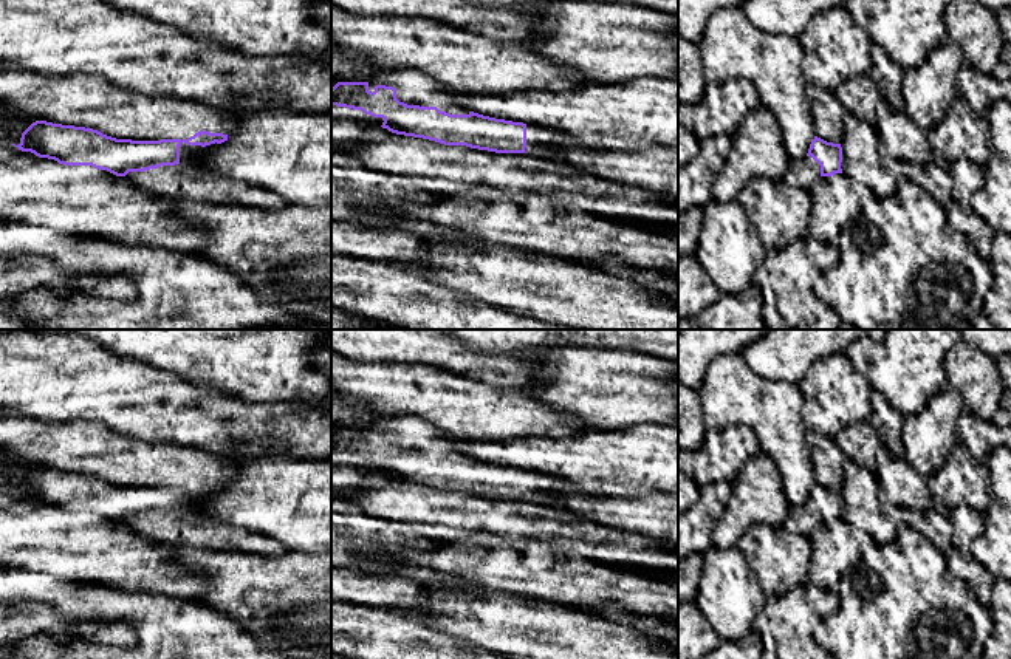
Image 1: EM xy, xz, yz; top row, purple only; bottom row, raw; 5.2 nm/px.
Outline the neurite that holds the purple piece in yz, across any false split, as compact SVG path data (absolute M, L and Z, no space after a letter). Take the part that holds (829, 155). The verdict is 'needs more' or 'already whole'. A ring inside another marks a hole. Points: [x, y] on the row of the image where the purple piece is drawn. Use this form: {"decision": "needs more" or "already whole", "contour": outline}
{"decision": "needs more", "contour": "M817 136L810 144L802 159L793 159L783 179L793 187L810 189L821 176L842 173L841 144L827 142Z"}

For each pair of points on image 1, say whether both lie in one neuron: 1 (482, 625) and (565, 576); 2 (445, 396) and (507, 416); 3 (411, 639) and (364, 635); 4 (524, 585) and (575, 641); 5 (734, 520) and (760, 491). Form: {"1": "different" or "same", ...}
{"1": "different", "2": "same", "3": "same", "4": "different", "5": "same"}

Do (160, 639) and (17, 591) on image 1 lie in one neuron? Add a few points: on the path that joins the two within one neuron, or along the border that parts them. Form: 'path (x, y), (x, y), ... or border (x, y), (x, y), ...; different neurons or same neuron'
path (127, 605), (54, 600); same neuron

